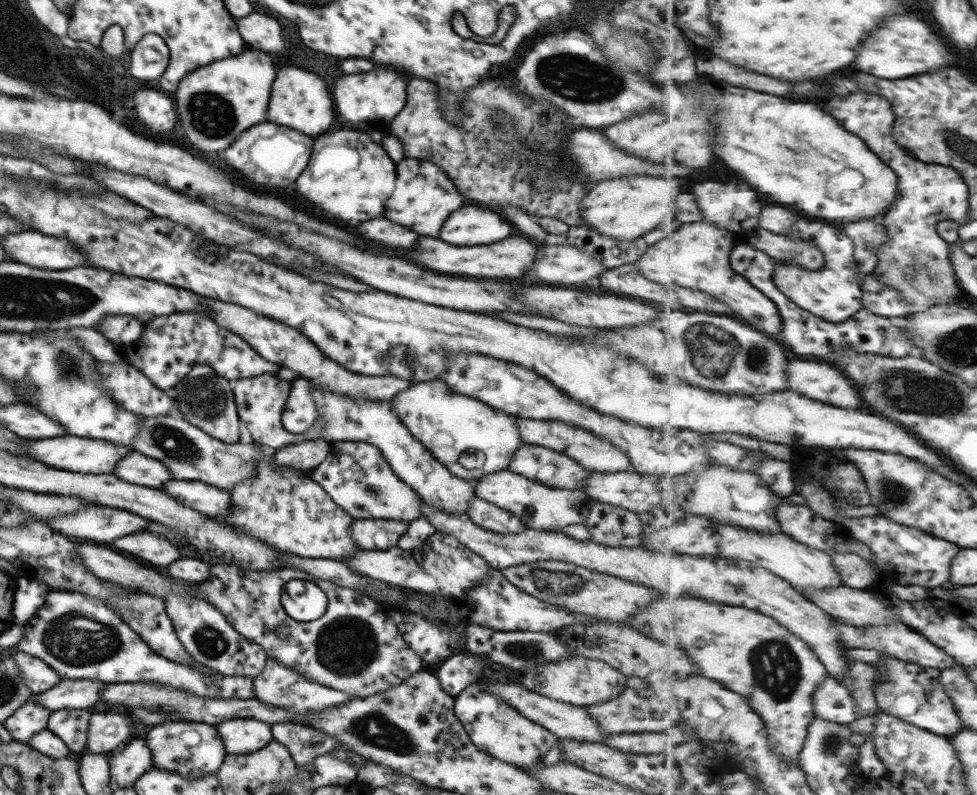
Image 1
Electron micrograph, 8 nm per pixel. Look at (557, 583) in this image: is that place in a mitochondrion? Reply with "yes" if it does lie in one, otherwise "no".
yes

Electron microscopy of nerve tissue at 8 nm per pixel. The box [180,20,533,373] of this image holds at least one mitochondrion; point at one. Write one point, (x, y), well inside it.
(210, 115)

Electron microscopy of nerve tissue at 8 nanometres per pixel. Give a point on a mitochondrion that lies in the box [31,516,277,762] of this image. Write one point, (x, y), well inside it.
(74, 640)

